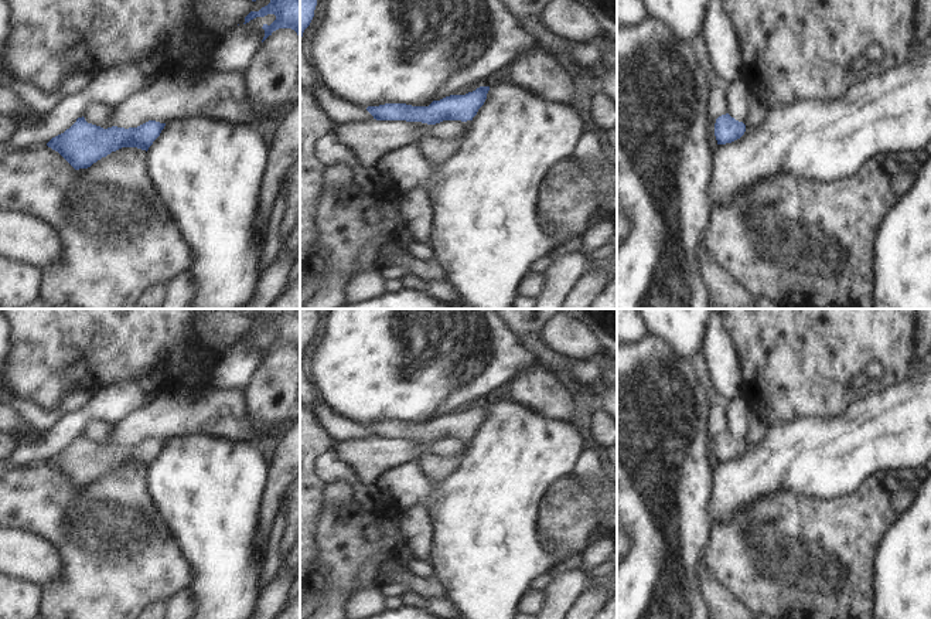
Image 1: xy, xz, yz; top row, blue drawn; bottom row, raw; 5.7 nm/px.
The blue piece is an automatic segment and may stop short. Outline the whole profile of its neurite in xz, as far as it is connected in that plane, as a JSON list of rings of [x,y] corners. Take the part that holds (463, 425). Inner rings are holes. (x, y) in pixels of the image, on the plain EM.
[[[480,404],[466,412],[450,412],[440,418],[433,418],[429,424],[412,424],[406,421],[385,421],[368,424],[366,428],[376,438],[406,438],[436,442],[443,438],[457,438],[461,449],[456,455],[426,453],[419,459],[419,465],[426,477],[439,482],[450,476],[461,463],[473,435],[484,422],[490,404]]]

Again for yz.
[[[750,412],[748,432],[744,439],[739,439],[729,431],[722,432],[715,441],[715,453],[717,462],[732,460],[740,456],[746,449],[757,445],[768,432],[768,416],[760,412]]]

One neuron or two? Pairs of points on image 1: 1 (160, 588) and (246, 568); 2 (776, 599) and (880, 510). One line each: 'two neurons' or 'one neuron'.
1: two neurons
2: one neuron

